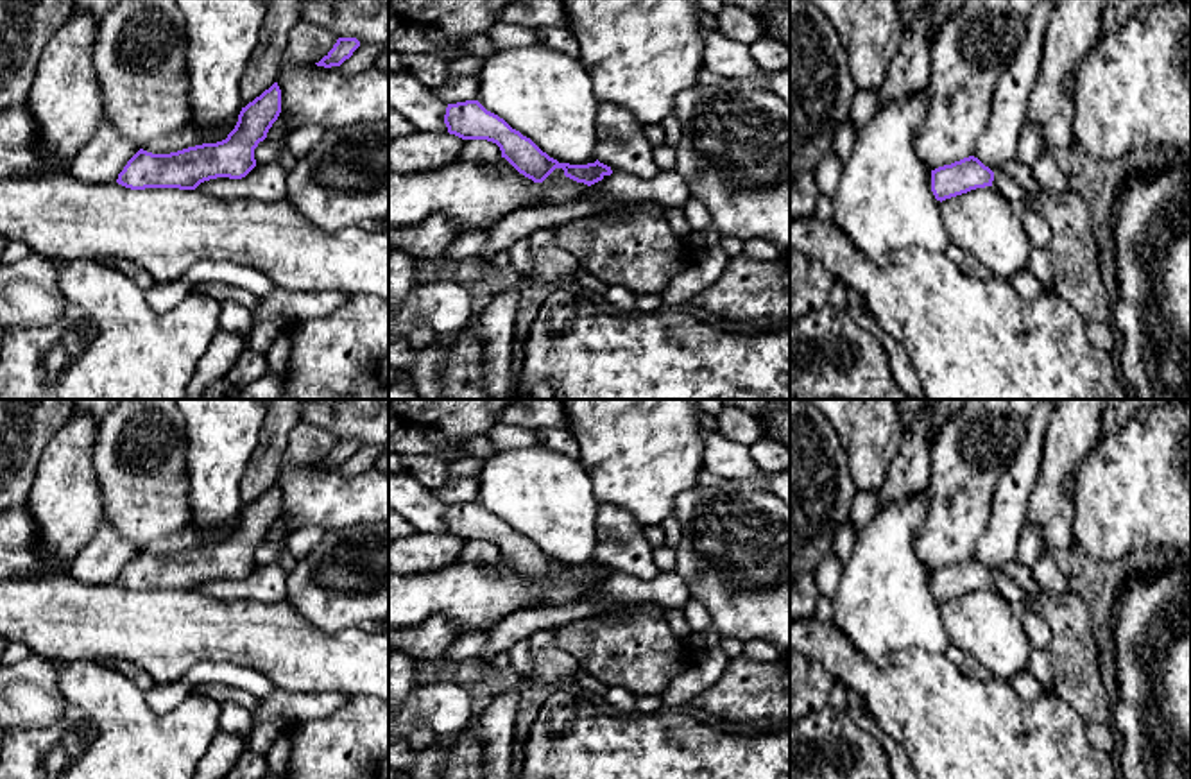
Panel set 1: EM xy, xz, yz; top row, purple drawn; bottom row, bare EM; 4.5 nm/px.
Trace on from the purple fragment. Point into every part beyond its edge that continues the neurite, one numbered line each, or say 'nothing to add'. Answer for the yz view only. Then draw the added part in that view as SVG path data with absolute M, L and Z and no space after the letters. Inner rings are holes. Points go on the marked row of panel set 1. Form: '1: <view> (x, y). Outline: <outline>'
nothing to add

